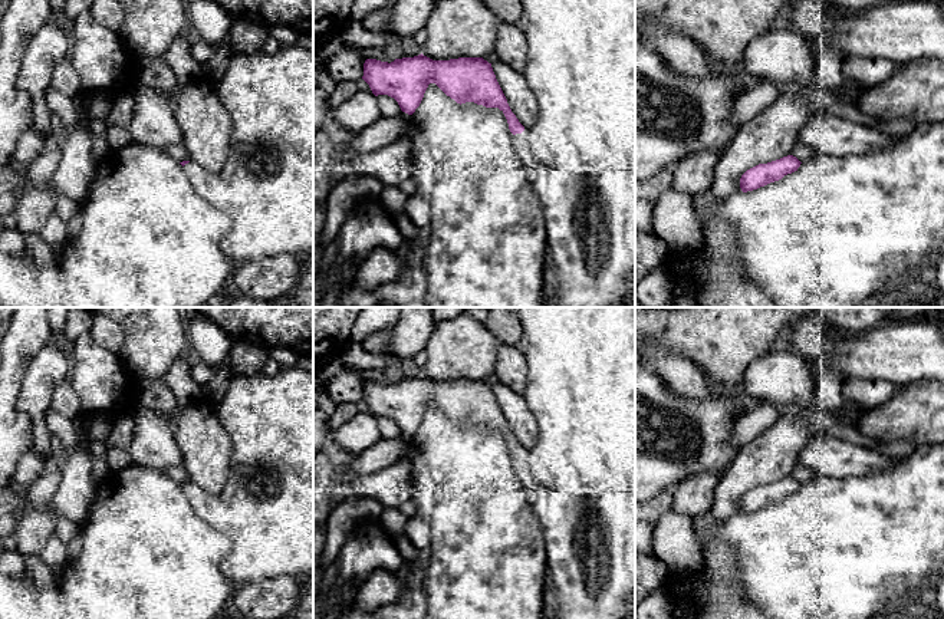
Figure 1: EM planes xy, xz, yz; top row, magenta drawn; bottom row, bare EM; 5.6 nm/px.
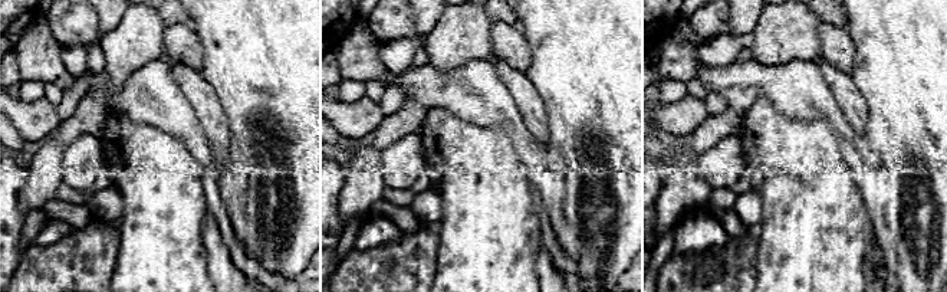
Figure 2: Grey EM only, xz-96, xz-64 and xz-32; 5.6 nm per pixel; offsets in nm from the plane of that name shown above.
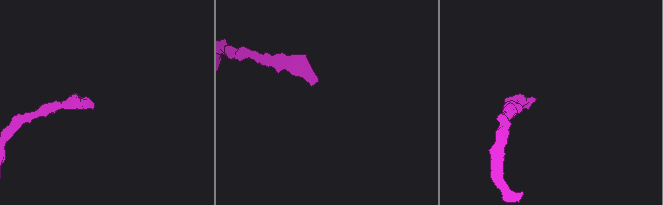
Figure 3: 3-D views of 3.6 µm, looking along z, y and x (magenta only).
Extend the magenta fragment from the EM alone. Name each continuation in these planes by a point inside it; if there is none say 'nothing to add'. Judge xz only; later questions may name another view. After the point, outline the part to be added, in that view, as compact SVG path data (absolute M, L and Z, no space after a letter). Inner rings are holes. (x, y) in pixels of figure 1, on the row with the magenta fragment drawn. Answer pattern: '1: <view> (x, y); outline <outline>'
1: xz (579, 157); outline M520 0L527 27L523 72L537 101L537 121L513 135L513 148L537 198L547 231L547 261L557 307L622 307L635 290L635 0Z

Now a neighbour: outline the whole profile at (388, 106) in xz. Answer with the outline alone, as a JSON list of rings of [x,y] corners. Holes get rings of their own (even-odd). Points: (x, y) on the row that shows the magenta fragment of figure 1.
[[[378,95],[378,105],[382,116],[392,118],[401,112],[398,102],[388,95]]]

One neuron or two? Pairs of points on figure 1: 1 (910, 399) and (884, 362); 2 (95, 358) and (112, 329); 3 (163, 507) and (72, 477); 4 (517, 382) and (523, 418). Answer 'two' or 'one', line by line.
1: two
2: two
3: two
4: two

